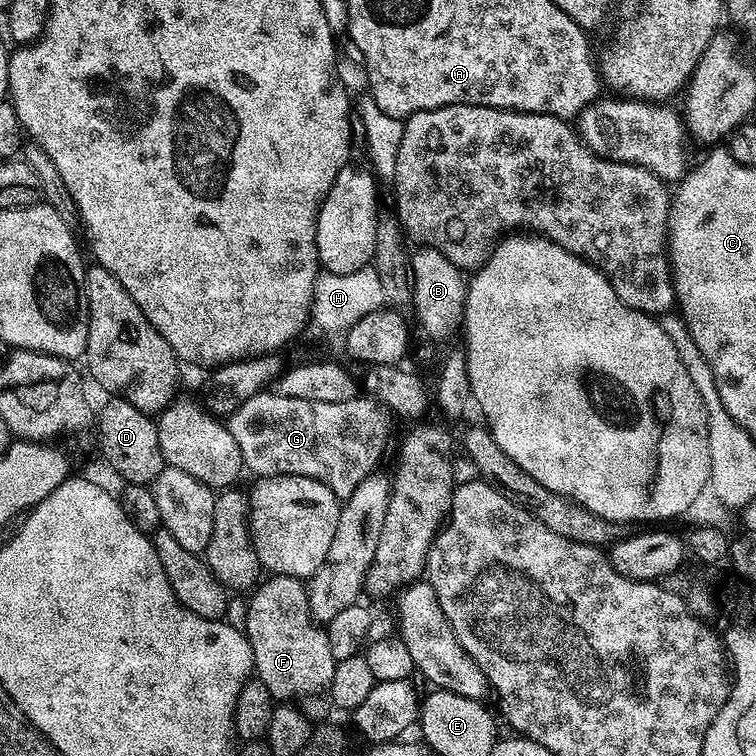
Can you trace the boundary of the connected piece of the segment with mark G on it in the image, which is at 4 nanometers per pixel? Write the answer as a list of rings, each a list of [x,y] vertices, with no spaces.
[[[265,390],[258,393],[254,398],[242,402],[242,406],[238,406],[238,410],[227,417],[226,423],[230,434],[234,434],[234,442],[238,442],[238,450],[242,450],[245,469],[249,473],[252,471],[254,474],[253,477],[305,476],[306,478],[314,478],[328,487],[335,494],[337,500],[343,502],[347,500],[350,494],[354,494],[354,490],[358,490],[358,486],[367,476],[373,475],[379,469],[376,467],[379,466],[380,459],[383,458],[384,451],[388,448],[388,435],[392,432],[392,423],[394,423],[394,420],[383,404],[379,404],[376,400],[364,394],[358,394],[355,398],[346,402],[306,402],[302,398],[280,396],[275,390]]]

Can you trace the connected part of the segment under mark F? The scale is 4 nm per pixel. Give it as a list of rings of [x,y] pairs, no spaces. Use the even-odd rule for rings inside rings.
[[[272,574],[267,578],[251,593],[252,601],[247,601],[242,629],[250,642],[255,679],[270,690],[273,701],[294,702],[307,720],[327,721],[330,713],[327,689],[334,679],[337,662],[334,654],[330,654],[327,631],[309,615],[308,593],[297,577]]]

